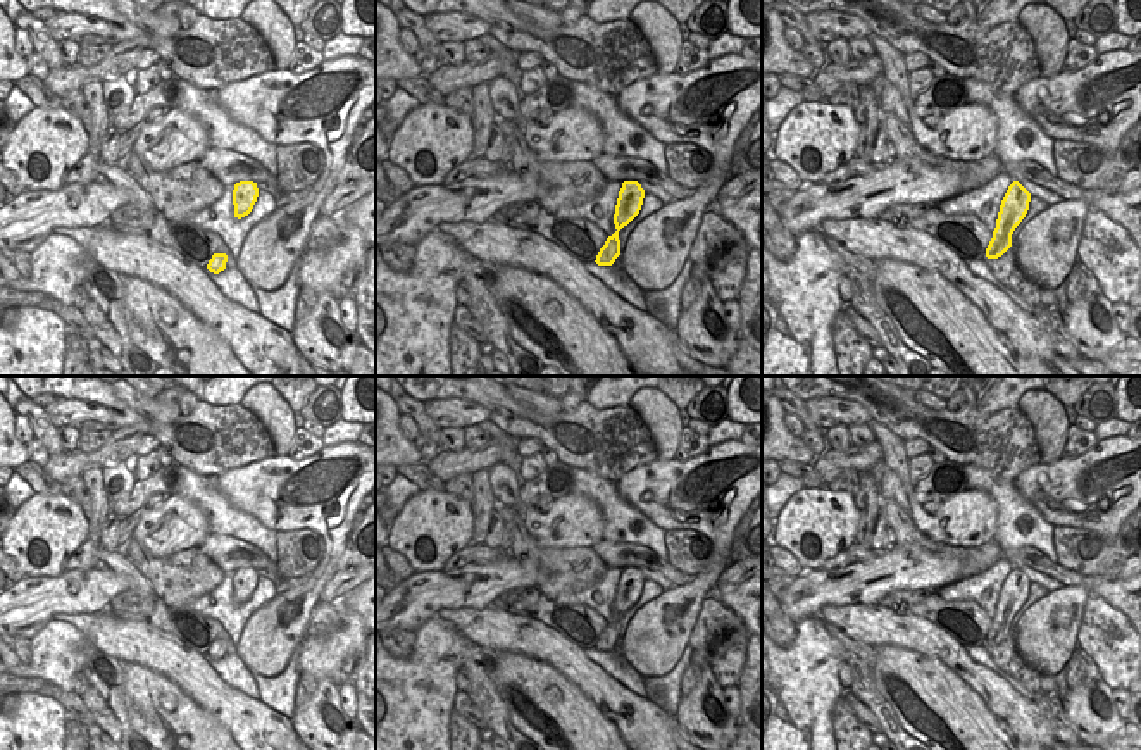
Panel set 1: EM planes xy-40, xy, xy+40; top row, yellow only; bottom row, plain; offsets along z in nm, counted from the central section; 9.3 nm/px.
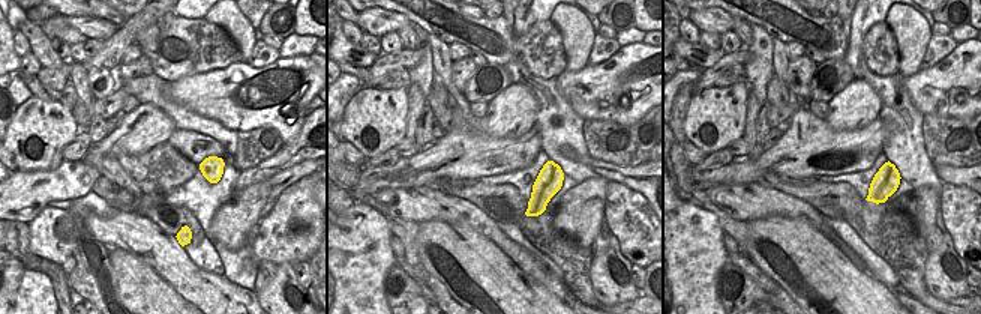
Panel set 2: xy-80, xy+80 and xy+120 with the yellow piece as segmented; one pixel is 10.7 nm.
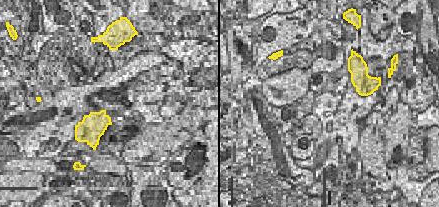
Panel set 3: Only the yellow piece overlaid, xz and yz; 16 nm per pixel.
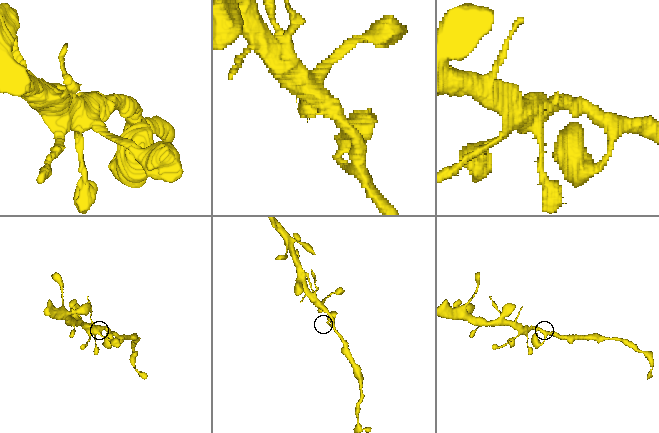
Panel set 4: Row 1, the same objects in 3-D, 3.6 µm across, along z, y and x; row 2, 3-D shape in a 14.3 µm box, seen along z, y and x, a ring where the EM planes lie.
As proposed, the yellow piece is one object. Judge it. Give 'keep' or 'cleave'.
keep

